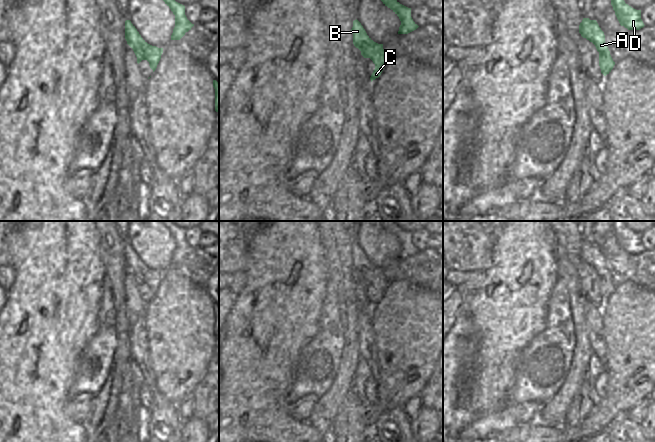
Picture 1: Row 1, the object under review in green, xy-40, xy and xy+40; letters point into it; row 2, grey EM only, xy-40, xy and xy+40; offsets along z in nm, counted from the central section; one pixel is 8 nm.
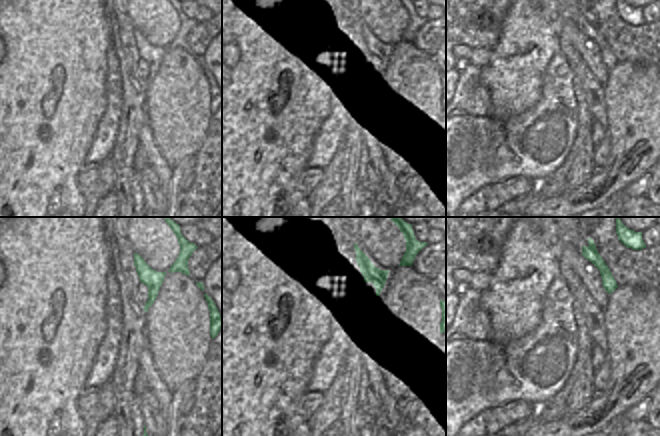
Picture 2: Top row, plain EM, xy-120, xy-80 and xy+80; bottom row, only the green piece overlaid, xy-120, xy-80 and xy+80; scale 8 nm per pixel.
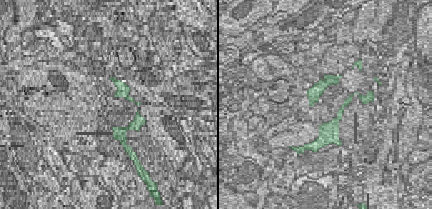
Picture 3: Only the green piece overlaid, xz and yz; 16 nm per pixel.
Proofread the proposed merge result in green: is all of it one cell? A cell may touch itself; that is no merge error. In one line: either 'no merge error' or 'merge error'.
merge error

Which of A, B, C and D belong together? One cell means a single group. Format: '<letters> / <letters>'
A B D / C

